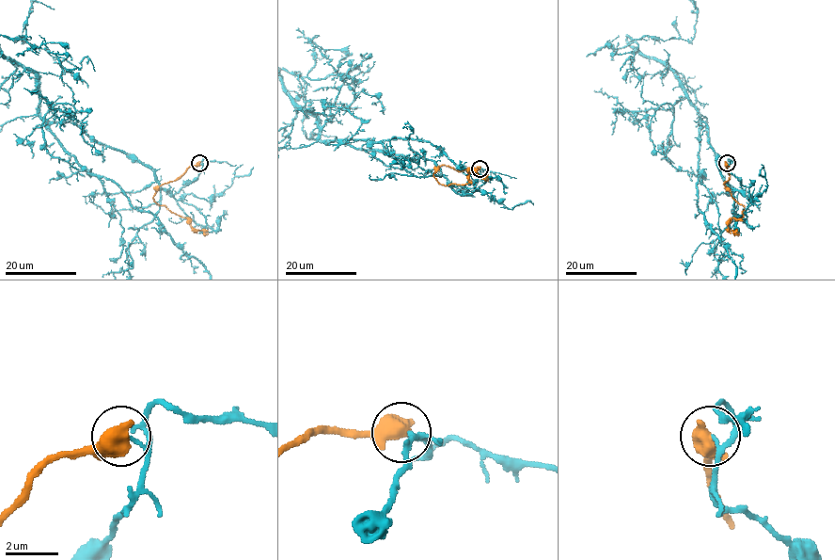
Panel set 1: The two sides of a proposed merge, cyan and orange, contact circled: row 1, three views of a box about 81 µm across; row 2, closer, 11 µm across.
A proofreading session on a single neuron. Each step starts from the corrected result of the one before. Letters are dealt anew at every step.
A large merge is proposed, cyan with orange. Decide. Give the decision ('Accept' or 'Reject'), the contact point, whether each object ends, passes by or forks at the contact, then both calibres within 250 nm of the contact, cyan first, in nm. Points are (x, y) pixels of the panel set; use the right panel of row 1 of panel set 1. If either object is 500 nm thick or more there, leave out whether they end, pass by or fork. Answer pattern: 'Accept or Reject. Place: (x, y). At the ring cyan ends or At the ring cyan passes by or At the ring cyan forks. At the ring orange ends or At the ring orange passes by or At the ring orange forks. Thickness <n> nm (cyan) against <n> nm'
Reject. Place: (727, 163). Thickness 120 nm (cyan) against 750 nm

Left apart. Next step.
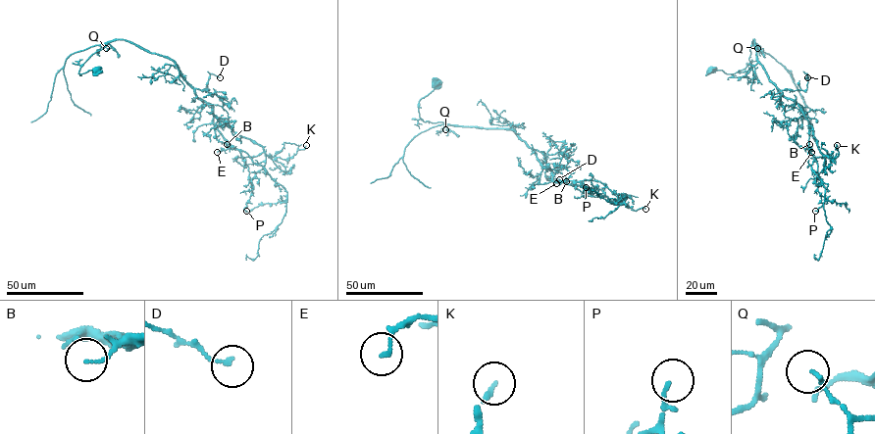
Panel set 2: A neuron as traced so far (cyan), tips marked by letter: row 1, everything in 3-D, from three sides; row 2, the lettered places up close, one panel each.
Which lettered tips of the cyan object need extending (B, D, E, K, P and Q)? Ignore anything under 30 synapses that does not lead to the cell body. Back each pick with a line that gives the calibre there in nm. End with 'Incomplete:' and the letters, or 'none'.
Incomplete: none

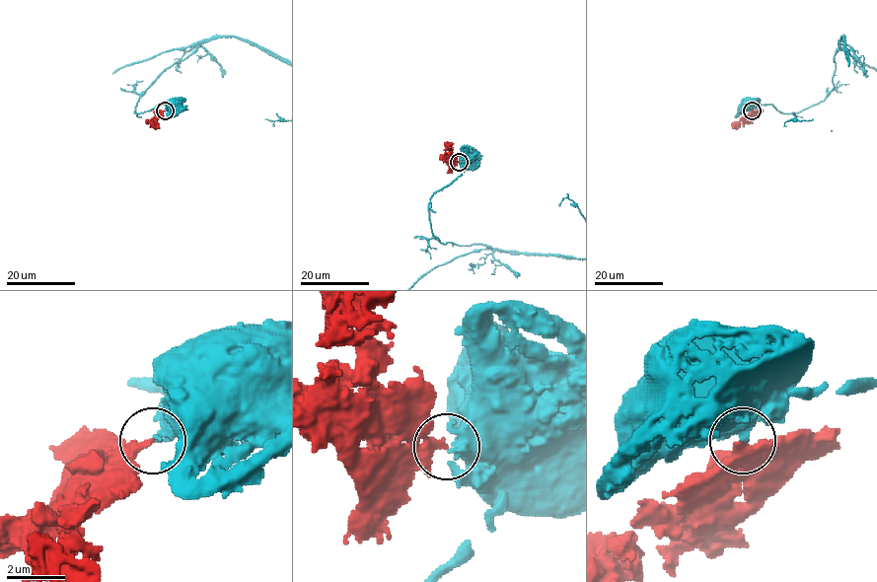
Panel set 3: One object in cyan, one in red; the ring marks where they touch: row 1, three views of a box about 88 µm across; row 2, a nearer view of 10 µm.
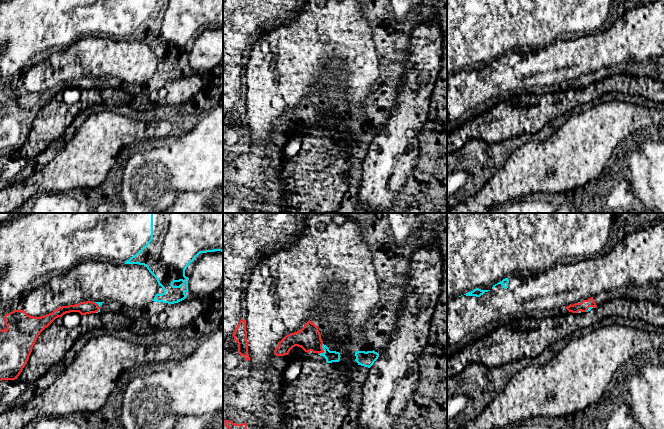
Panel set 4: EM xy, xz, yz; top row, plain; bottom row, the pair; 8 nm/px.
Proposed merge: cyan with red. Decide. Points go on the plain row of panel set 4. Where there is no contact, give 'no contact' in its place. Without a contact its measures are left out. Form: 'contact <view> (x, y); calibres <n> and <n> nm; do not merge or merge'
contact xz (323, 125); calibres 100 and 190 nm; do not merge

